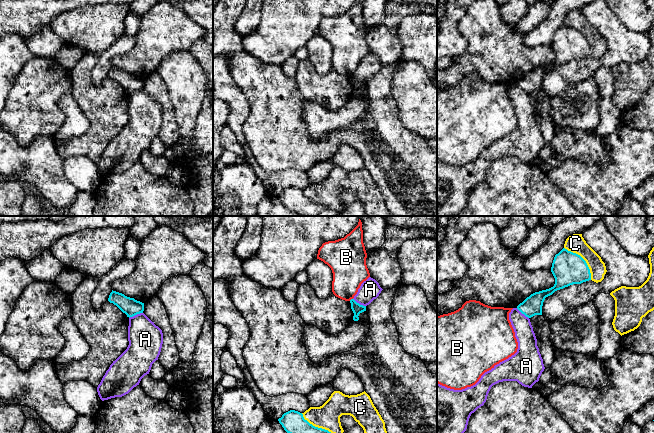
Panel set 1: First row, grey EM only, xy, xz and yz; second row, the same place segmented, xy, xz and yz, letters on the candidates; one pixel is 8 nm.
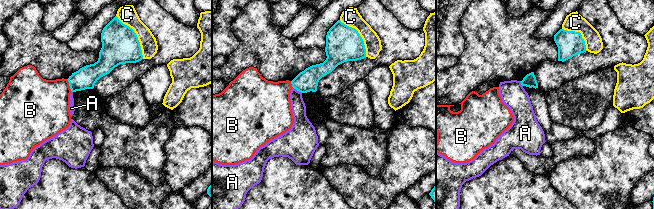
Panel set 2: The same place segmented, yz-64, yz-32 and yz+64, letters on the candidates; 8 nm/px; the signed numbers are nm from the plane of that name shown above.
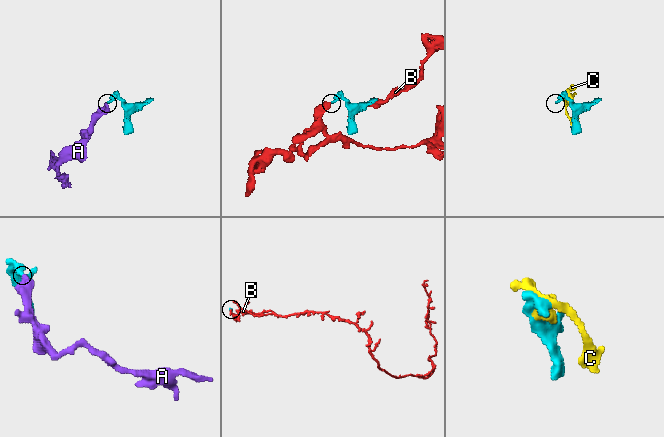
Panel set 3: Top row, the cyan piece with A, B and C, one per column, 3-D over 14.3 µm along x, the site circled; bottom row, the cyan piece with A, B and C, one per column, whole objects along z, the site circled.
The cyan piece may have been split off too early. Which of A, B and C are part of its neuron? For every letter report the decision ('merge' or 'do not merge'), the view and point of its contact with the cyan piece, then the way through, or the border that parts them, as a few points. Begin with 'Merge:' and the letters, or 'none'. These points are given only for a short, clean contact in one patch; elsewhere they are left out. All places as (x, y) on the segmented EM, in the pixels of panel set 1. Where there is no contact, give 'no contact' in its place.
Merge: none
A: do not merge; contact xy (135, 314); border xy (142, 312), (129, 318)
B: do not merge; contact xz (351, 299); border xz (352, 298), (349, 300)
C: do not merge; contact yz (584, 260)

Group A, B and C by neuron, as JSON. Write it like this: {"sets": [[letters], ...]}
{"sets": [["A"], ["B"], ["C"]]}

